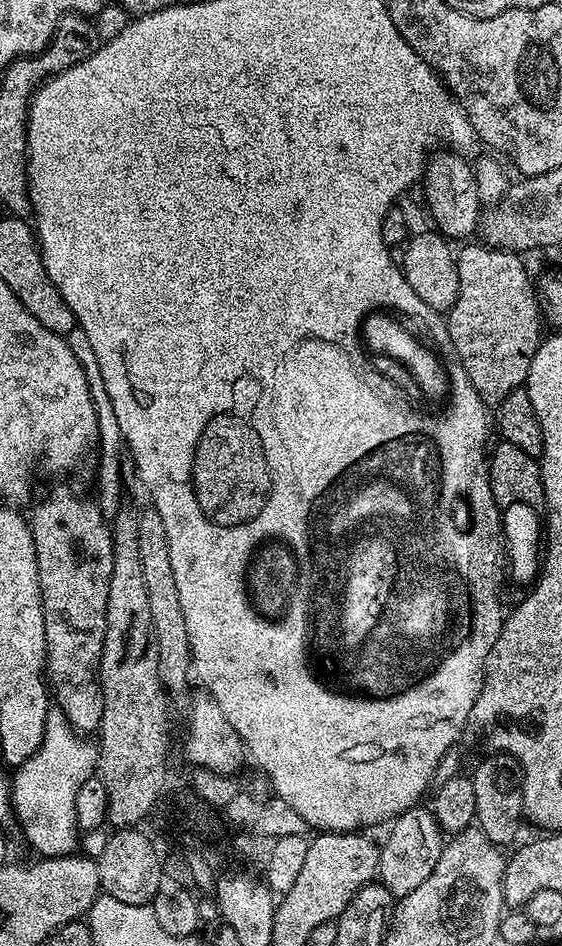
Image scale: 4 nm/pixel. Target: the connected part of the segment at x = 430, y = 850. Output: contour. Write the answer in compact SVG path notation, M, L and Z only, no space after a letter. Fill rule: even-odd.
M424 806L407 808L401 816L391 821L389 828L392 829L389 830L384 844L382 840L379 845L378 880L379 883L384 884L392 897L399 898L410 894L410 890L418 890L418 886L422 886L422 882L430 878L434 866L438 866L438 858L444 849L446 836L440 831L431 811Z

